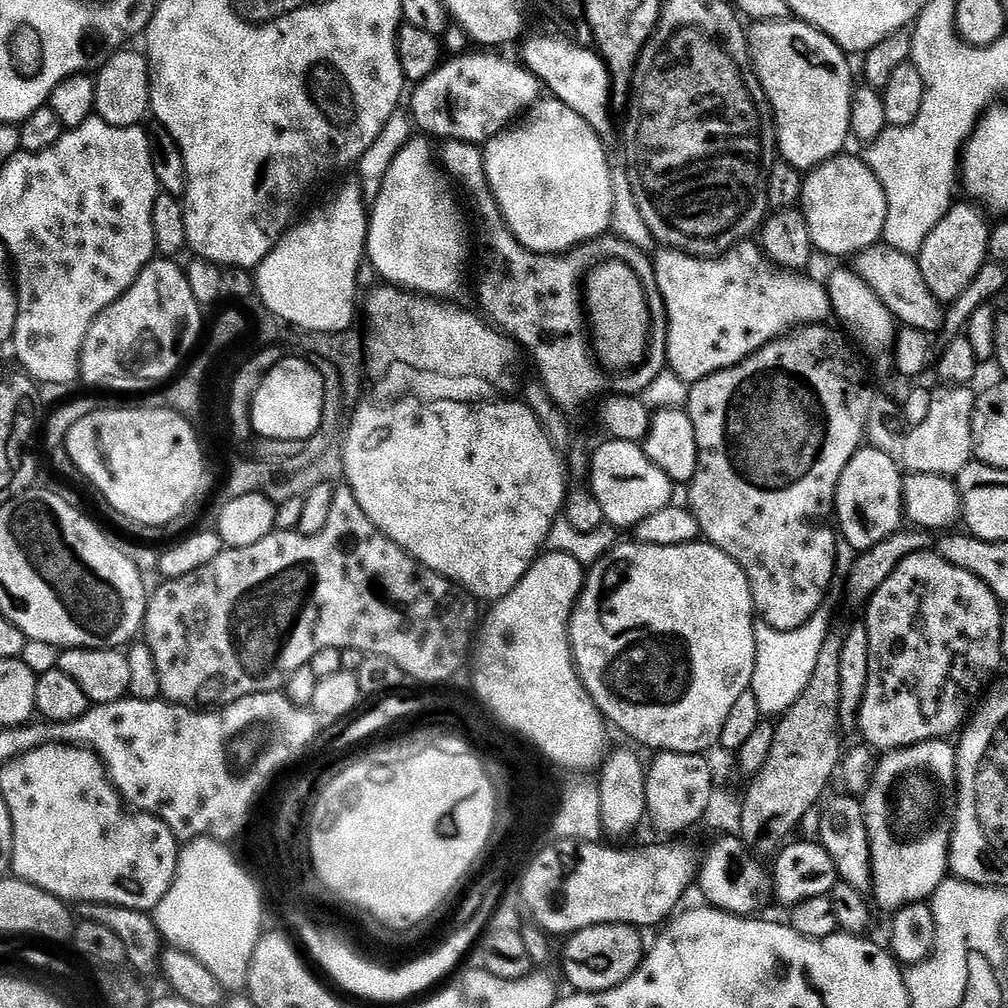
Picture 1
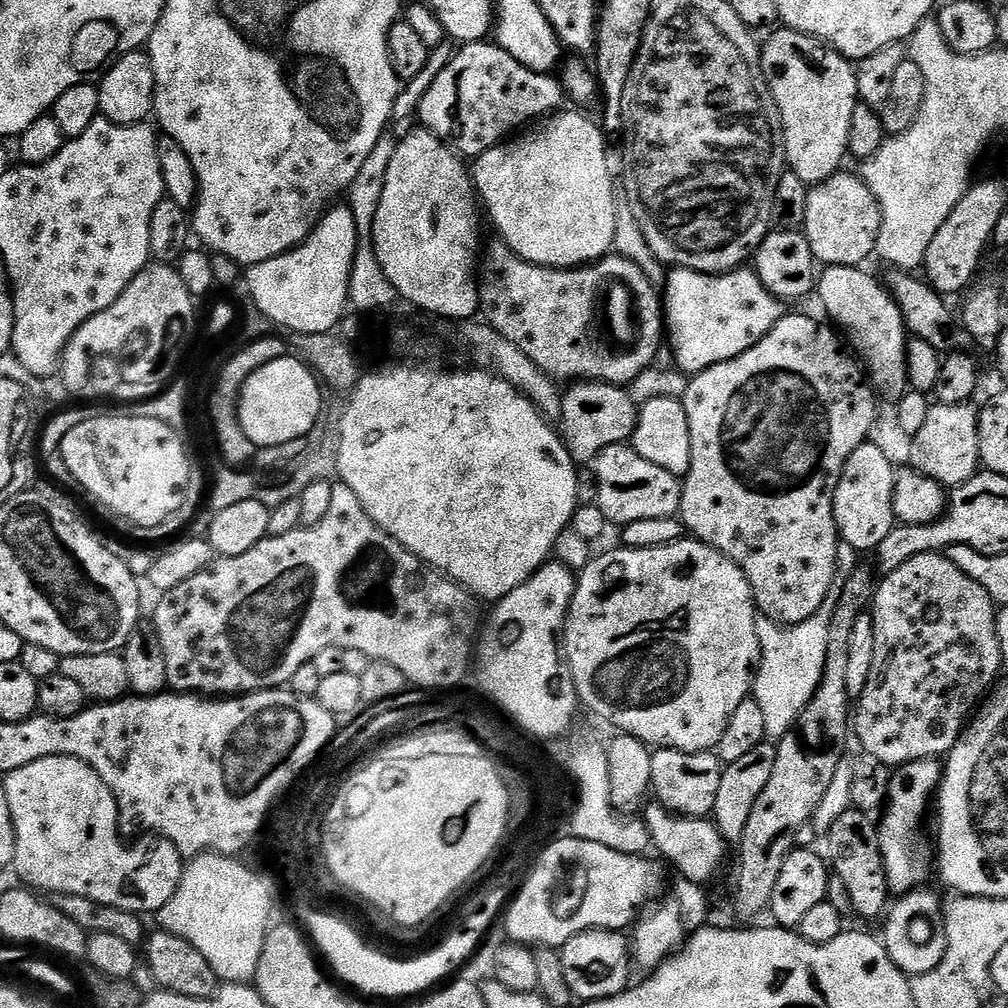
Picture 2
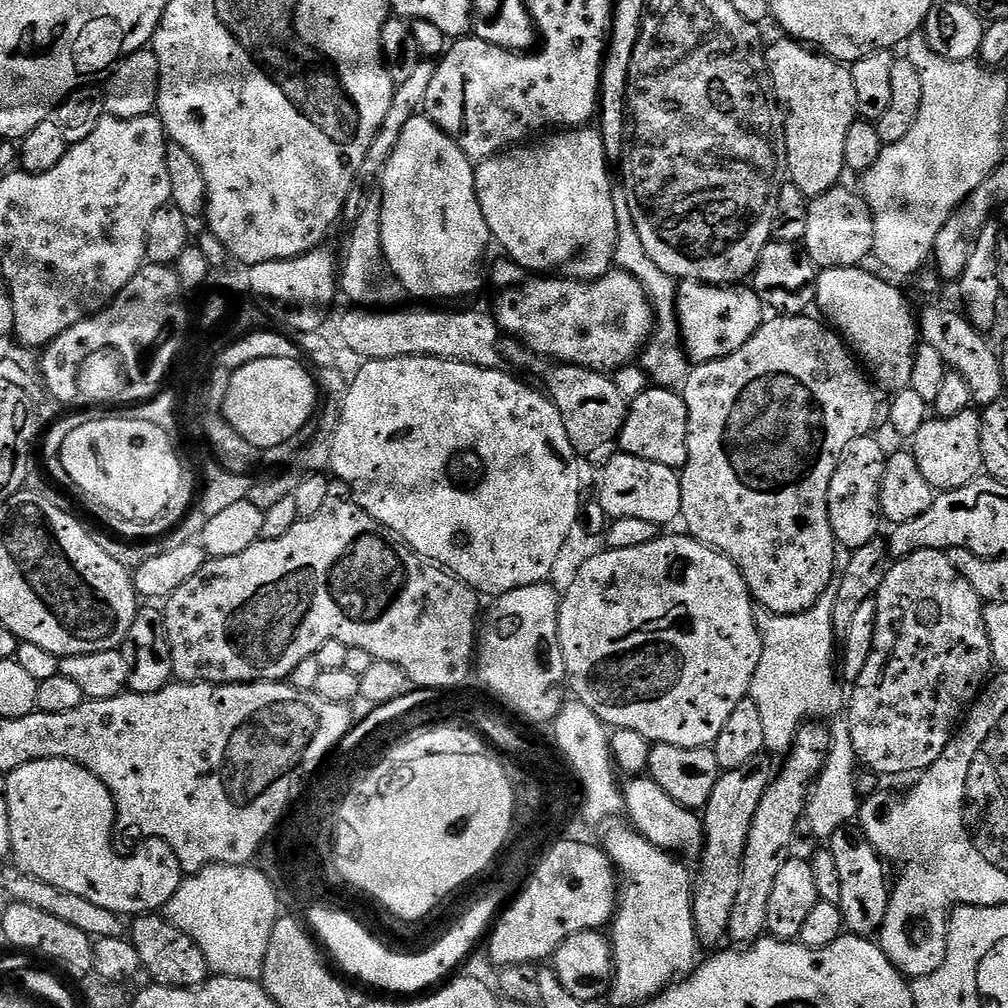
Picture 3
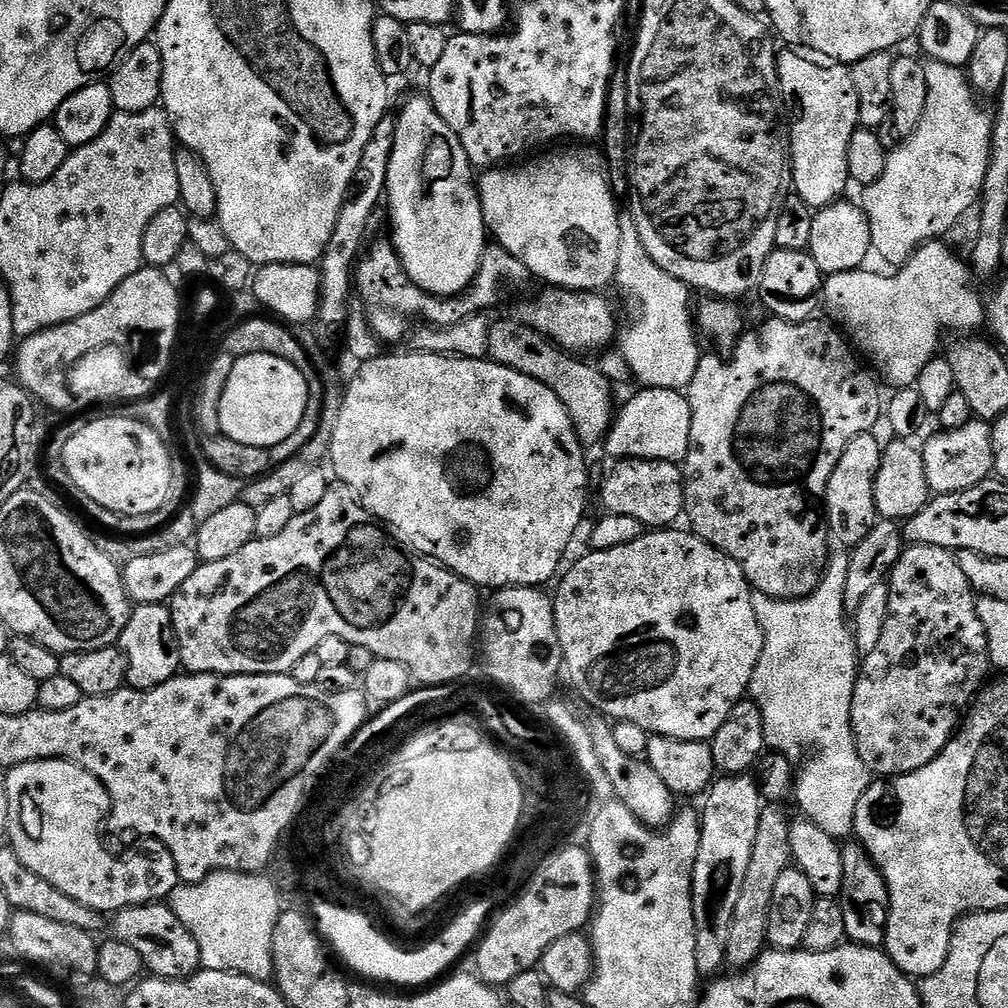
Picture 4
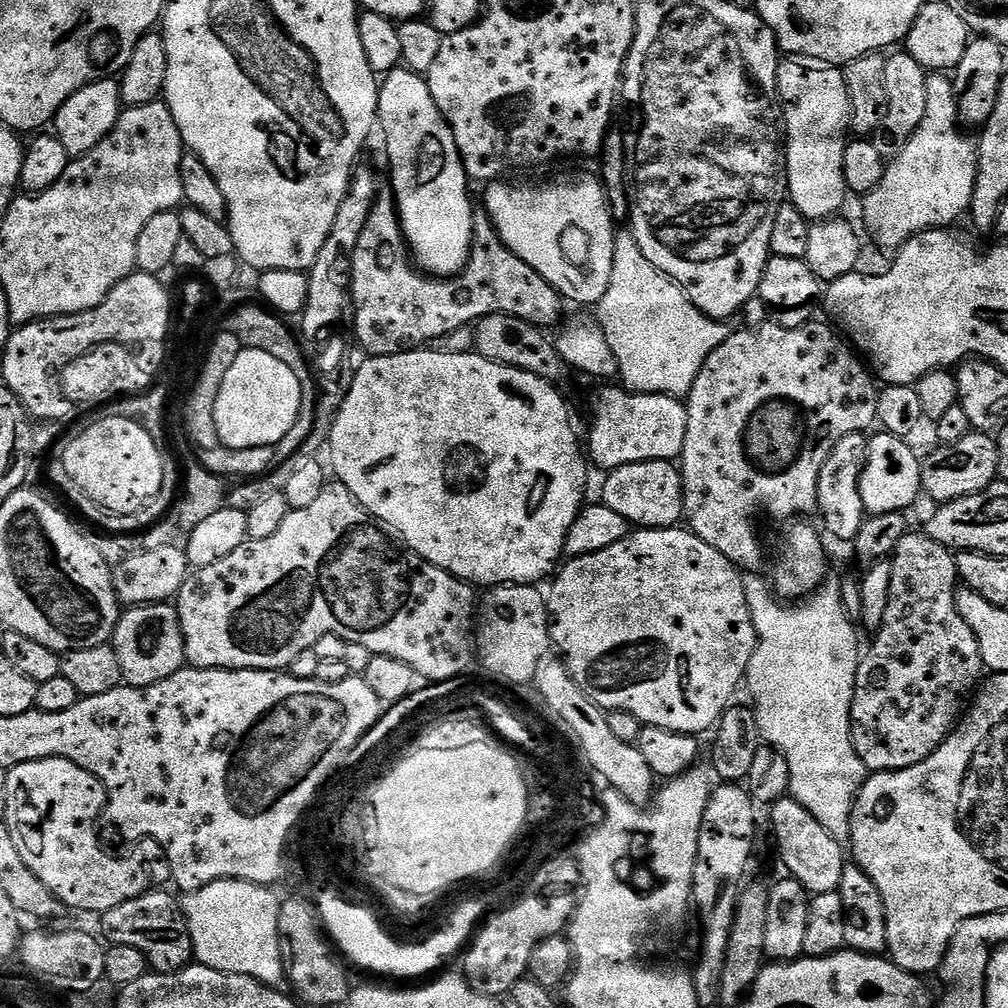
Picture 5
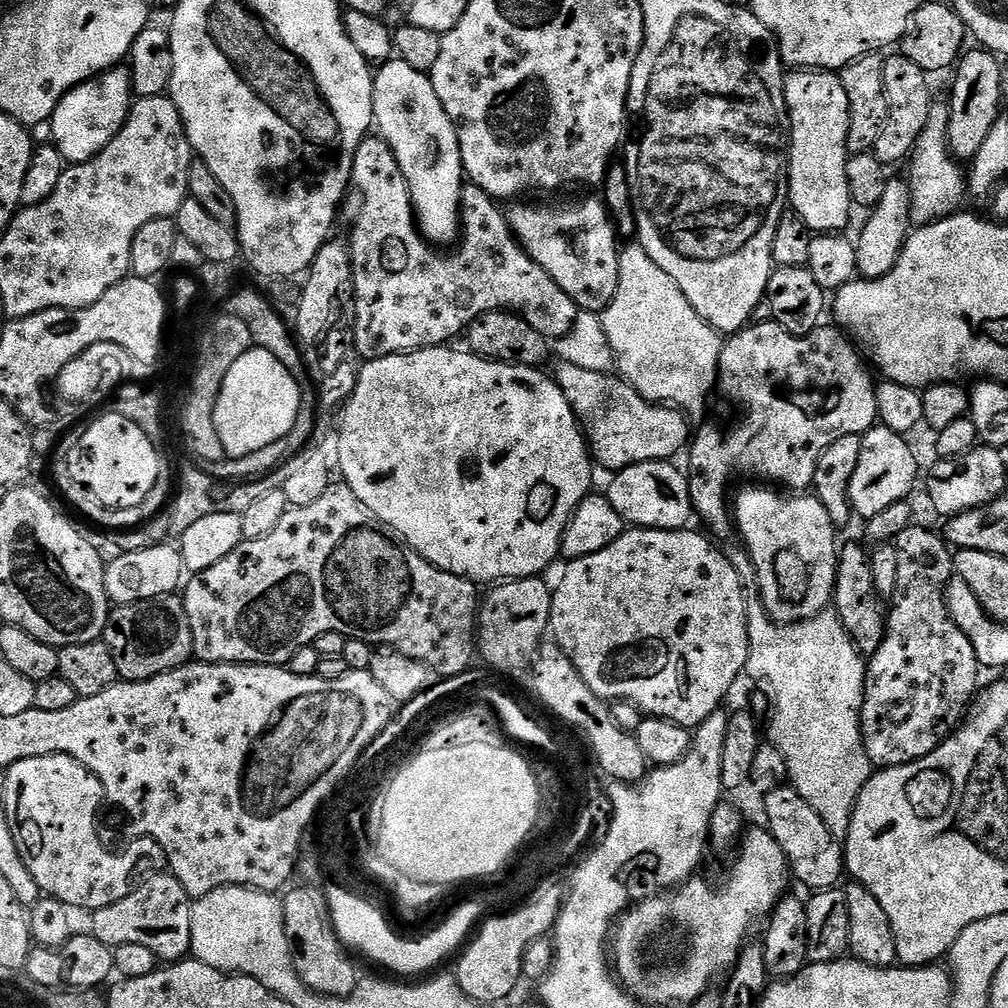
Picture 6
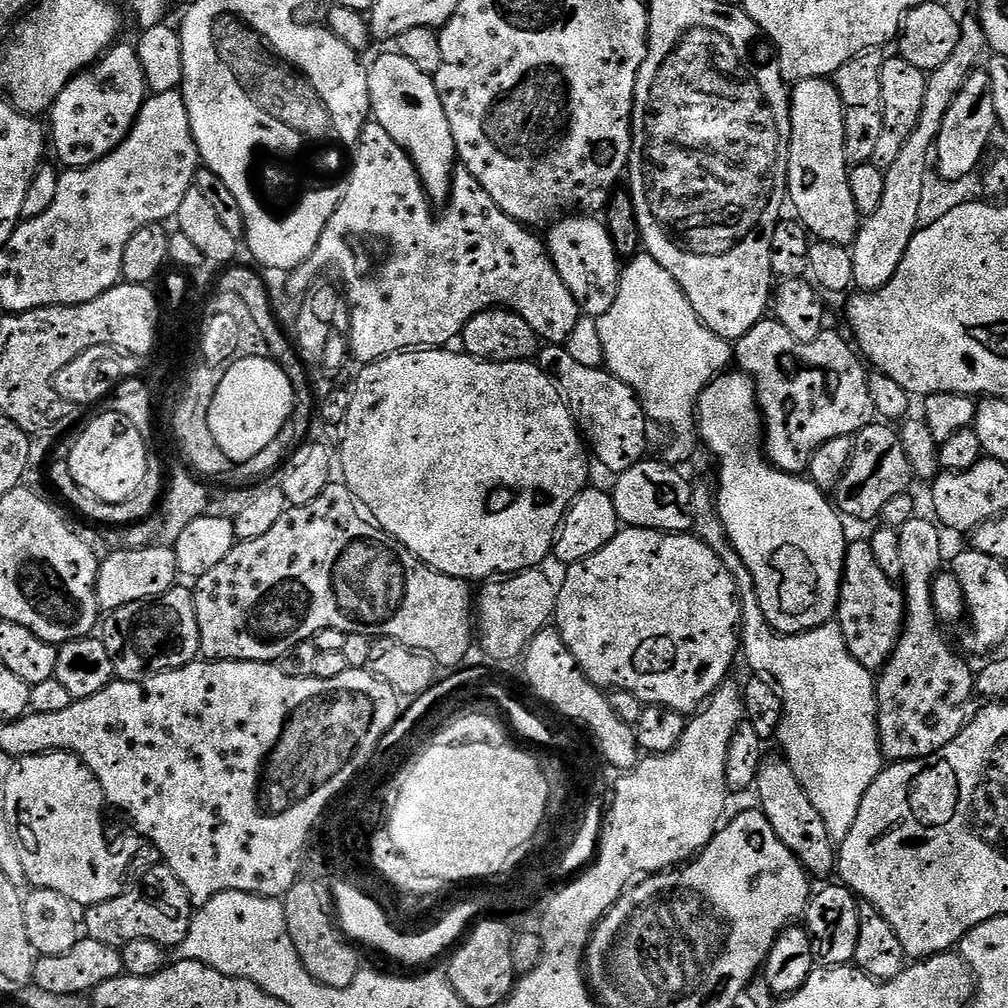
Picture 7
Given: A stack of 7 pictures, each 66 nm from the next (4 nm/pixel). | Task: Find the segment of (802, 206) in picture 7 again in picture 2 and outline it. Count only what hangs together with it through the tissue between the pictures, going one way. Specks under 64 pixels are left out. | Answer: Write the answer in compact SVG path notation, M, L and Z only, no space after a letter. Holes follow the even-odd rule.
M781 27L781 32L773 31L768 41L763 41L760 61L770 94L778 106L778 114L784 131L784 159L787 167L806 185L820 184L835 172L841 171L844 156L849 155L850 118L858 103L856 94L856 70L840 53L827 44L795 32L793 28Z

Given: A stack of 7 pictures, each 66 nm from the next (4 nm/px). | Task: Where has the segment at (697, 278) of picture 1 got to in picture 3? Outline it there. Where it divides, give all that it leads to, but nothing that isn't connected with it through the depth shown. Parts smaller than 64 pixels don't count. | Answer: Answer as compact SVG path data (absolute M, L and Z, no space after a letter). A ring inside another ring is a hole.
M686 280L676 290L676 315L689 361L693 365L709 364L712 360L734 354L754 338L766 319L766 305L751 286L721 286L703 284L701 280Z

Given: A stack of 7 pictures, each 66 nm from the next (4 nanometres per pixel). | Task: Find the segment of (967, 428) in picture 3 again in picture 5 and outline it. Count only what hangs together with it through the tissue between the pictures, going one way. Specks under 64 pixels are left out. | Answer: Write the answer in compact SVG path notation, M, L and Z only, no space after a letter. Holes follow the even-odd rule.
M975 430L953 444L936 446L922 460L920 487L925 497L936 500L937 505L949 504L952 500L978 494L997 483L1000 474L1000 446L987 432Z

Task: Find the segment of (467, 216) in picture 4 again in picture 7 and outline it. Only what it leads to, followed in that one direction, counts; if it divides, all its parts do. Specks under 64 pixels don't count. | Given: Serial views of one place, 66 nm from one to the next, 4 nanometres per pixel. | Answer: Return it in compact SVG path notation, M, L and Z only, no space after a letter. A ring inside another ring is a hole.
M389 50L368 68L368 97L372 103L371 119L380 124L382 130L386 130L386 134L390 134L394 142L398 142L398 146L406 150L406 154L418 170L429 200L447 201L452 191L452 178L458 168L458 157L454 146L454 134L450 134L450 122L446 122L446 110L442 110L442 98L438 98L435 79L429 73L418 70L418 66L410 62L410 58L402 58L399 52Z

